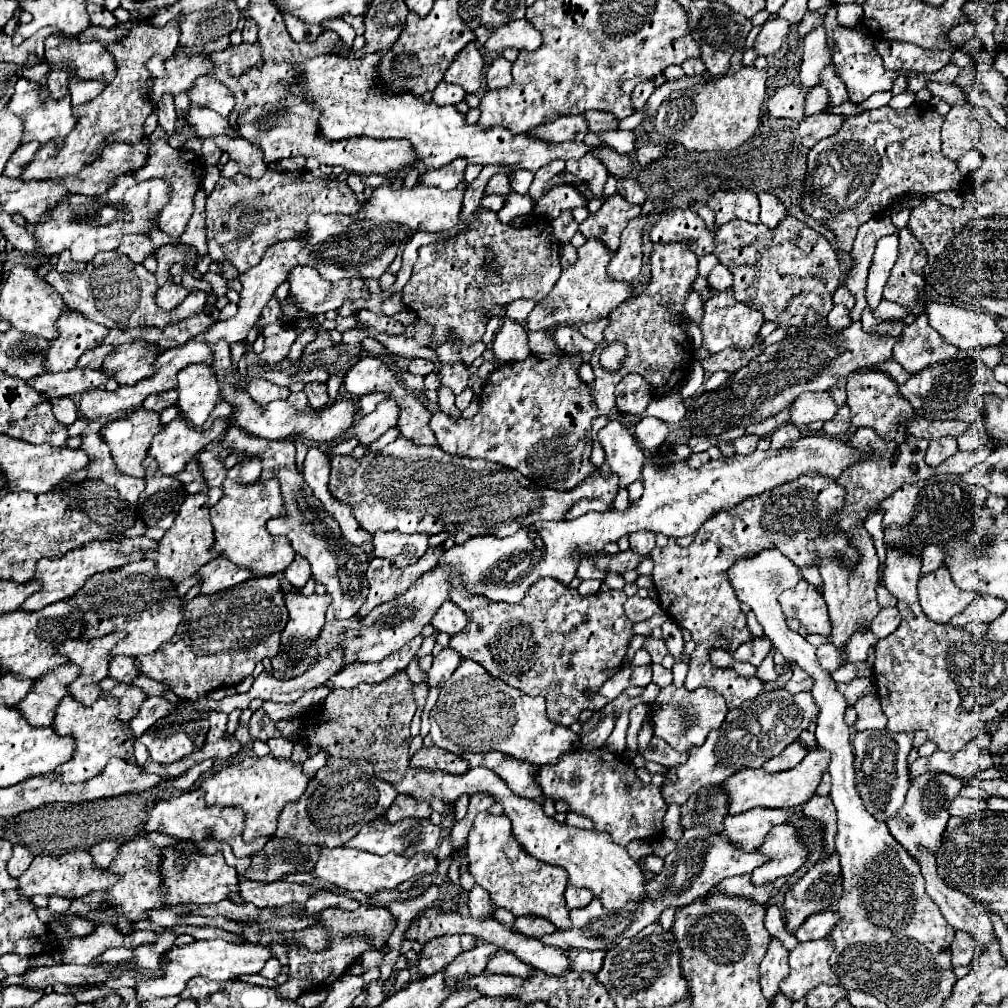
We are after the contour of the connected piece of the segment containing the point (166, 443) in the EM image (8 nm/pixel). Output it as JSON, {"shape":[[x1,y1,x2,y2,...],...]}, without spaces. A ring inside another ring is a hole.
{"shape":[[231,416,227,418,219,418,209,430,199,432,195,428,191,428,185,420,175,418,175,422,165,424,163,432,159,432,153,438,149,456,153,456,161,468,163,474,167,476,175,476,179,474,187,462,207,444,215,442,219,438,219,430,223,424,223,432,227,430,231,422]]}

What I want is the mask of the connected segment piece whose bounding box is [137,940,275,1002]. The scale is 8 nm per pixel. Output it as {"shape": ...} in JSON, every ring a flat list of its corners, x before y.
{"shape":[[195,940,187,946,171,948,167,952,169,962,159,966,165,972,163,978,139,980,137,1000,143,1002,153,996,179,996,185,990,187,982,195,976,203,976,215,982,225,982,225,980,235,980,241,974,257,974,263,970,265,962,273,956,275,952,269,946,261,946,261,944,237,944,237,942,227,942,227,940]]}

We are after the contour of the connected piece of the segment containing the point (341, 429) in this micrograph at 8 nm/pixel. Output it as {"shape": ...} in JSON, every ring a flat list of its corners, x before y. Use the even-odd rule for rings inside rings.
{"shape":[[221,376,221,400,229,402,235,408,235,422,239,424,241,430,253,434,253,436,261,436,267,440,281,440,281,438,303,438,315,444,325,444,325,442,333,442,339,440,347,434,347,430,355,424,357,420,357,412,359,406,355,400,347,400,341,398,335,404,331,404,329,408,311,408,305,406,303,412,295,410,287,400,275,400,267,406,259,406,245,390,239,390,237,386,229,384,227,378]]}

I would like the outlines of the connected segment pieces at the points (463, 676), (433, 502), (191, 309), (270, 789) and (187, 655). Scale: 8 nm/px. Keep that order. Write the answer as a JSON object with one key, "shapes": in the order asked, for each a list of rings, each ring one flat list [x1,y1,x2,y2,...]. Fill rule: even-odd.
{"shapes":[[[463,660,439,692,437,706,431,710,429,734,435,746,453,754,497,750,537,766,555,764,559,756,573,752,579,744,579,736,571,728,547,718,543,696,531,698,507,686,473,660]],[[397,438,395,442,387,444,383,450,365,454,363,458,353,458,351,454,333,456,329,490,337,500,351,506,357,522,371,534,375,534,377,530,383,530,383,532,399,530,403,534,449,532,451,536,457,532,465,532,471,538,487,536,487,534,505,538,515,534,523,526,531,526,539,520,561,520,563,514,581,498,599,498,603,502,613,502,617,494,617,482,615,482,615,474,611,474,609,478,603,478,599,476,599,472,595,472,575,490,557,492,551,488,541,488,533,484,529,478,525,478,523,474,511,468,505,468,501,464,467,458,467,456,451,456,443,452,439,446,415,446,415,442,411,442,409,438]],[[103,252,93,258,93,262,83,272,61,274,51,268,45,274,45,280,63,296,69,310,79,310,87,314,87,318,107,326,107,328,135,328,135,326,157,326,165,328,169,322,179,322,189,316,203,312,205,308,205,292,193,292,187,296,175,310,161,310,155,302,155,292,159,290,157,280,143,266,133,264,127,256,117,252],[91,268,93,268,93,288,91,288]],[[251,756,245,758,239,764,233,764,215,776,201,782,201,788,205,790,205,800,209,806,221,804,221,806,239,806,245,810,245,840,253,840,257,836,273,836,277,828,277,818,287,802,295,802,303,796,311,776,303,772,301,764,295,764,285,758,273,758,269,756]],[[267,576,247,580,217,594,197,596,195,600,189,600,185,606,185,622,179,626,177,634,171,638,171,642,165,642,153,654,139,656,137,658,139,670,143,670,143,676,149,676,157,682,167,682,177,696,197,700,217,688,237,686,241,680,251,676,257,662,279,654,279,636,285,624,287,624,287,608,283,602,279,578]]]}

